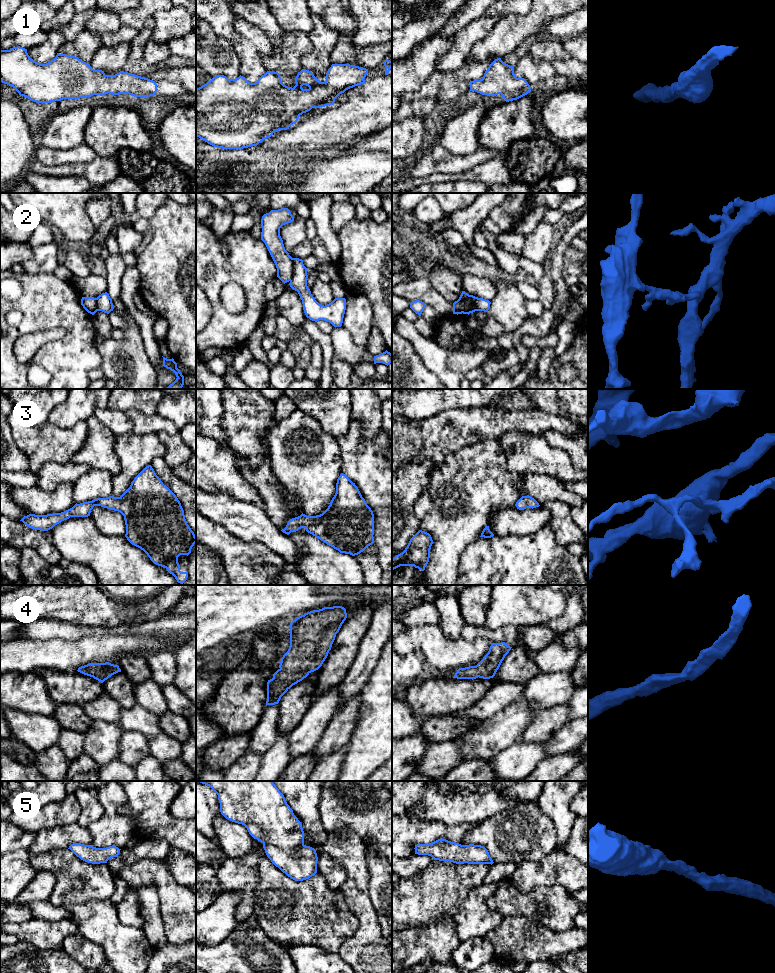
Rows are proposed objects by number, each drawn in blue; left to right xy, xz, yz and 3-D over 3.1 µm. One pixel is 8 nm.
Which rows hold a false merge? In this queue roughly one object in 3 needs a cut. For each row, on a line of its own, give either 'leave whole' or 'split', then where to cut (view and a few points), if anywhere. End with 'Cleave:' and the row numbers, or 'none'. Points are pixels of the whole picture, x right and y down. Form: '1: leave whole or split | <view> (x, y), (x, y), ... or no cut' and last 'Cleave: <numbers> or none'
1: leave whole | no cut
2: split | xz (292, 258), (292, 277), (289, 280)
3: leave whole | no cut
4: leave whole | no cut
5: leave whole | no cut
Cleave: 2

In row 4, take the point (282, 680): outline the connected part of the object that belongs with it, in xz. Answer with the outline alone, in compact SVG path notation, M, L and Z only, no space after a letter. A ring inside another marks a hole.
M342 606L324 607L297 617L290 624L290 646L281 658L279 669L267 682L267 705L278 704L281 697L295 684L318 670L331 650L336 634L347 618Z

